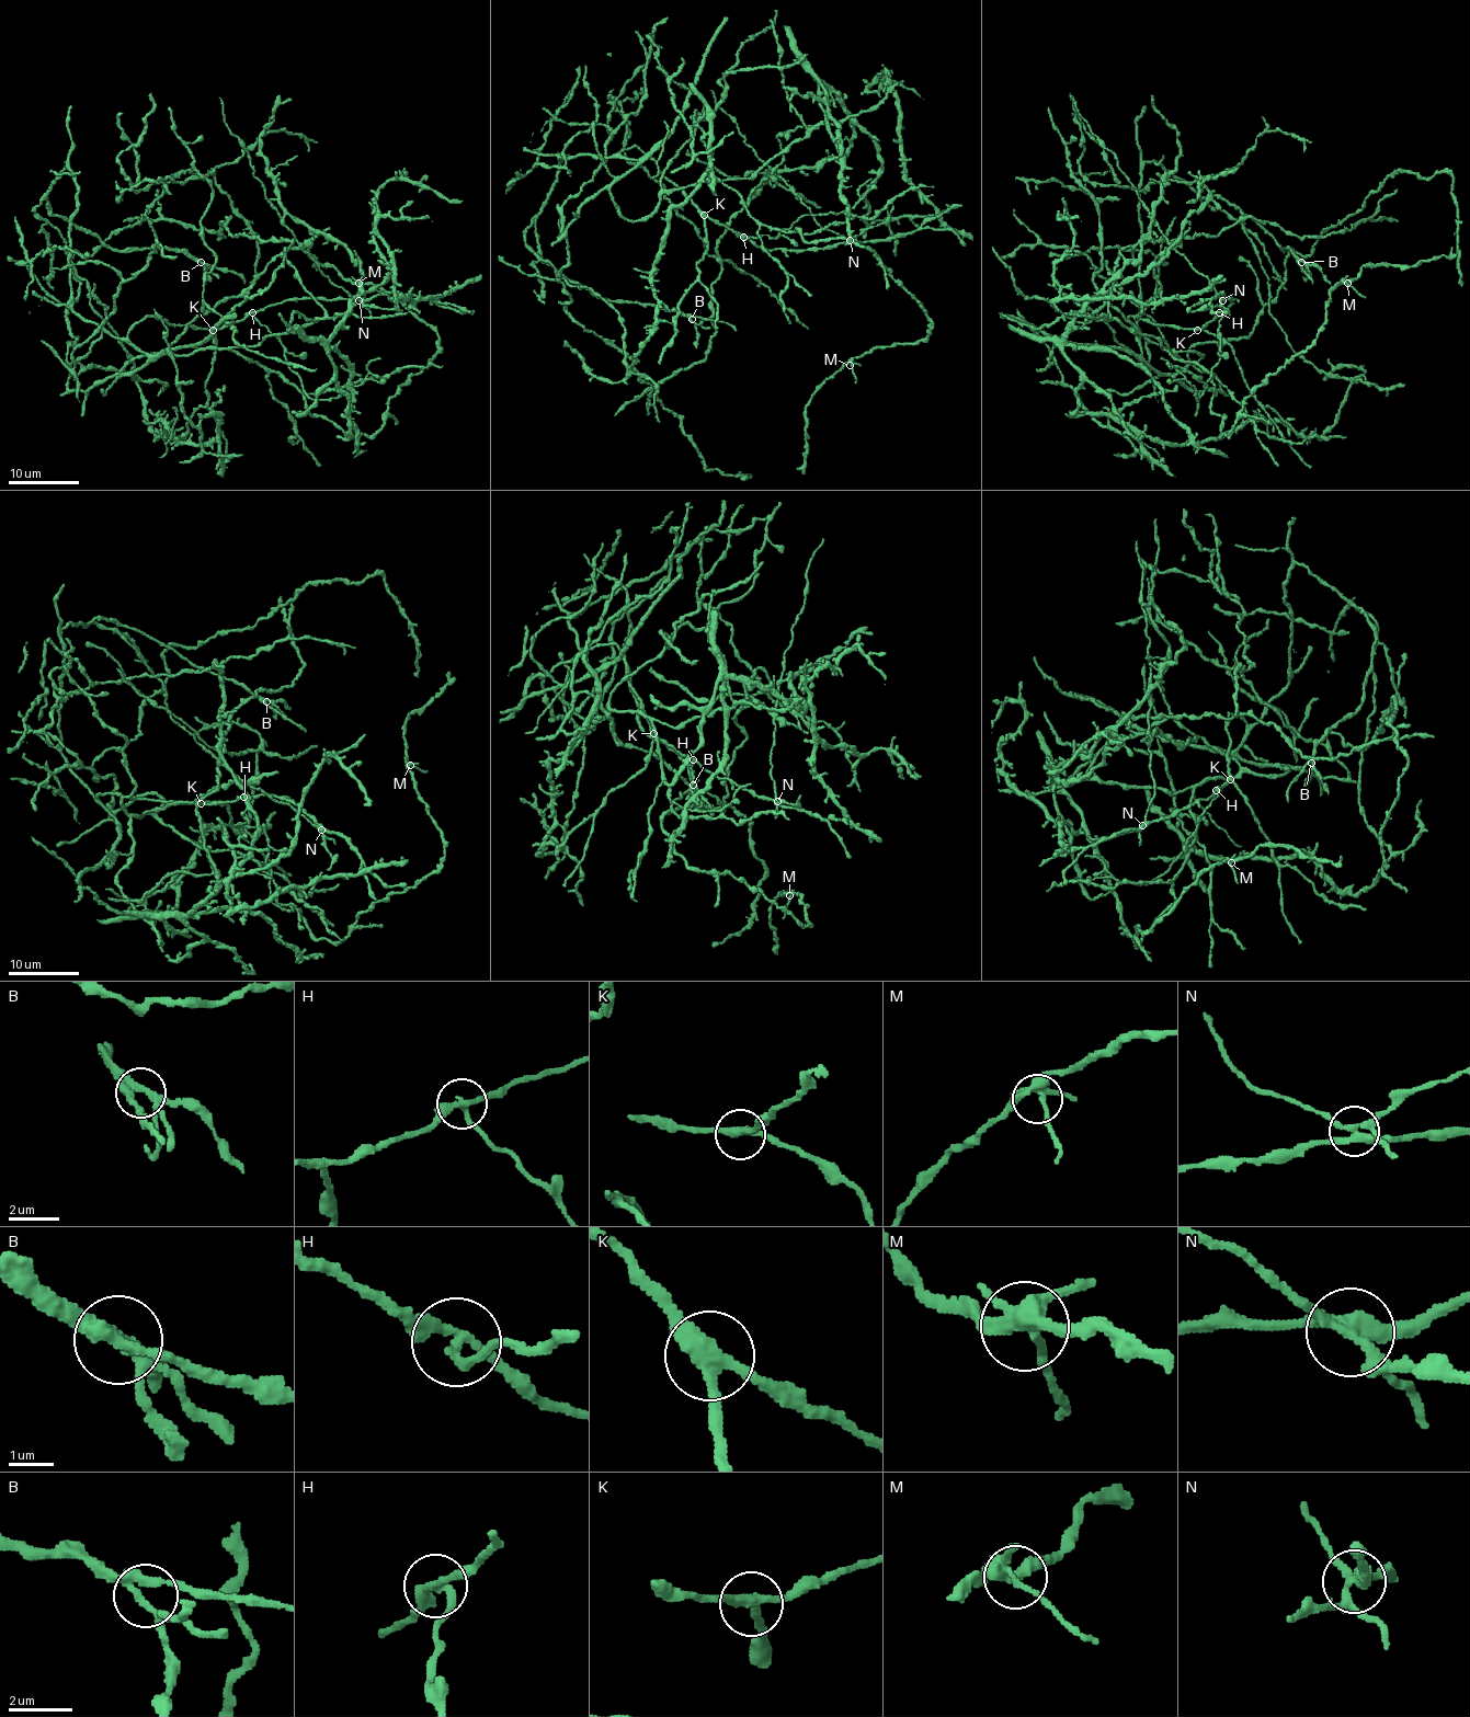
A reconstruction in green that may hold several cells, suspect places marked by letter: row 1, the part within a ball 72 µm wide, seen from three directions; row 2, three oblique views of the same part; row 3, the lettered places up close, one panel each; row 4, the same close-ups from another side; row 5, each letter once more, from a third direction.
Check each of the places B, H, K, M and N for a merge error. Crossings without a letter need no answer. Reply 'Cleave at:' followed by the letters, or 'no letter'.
Cleave at: H, N

